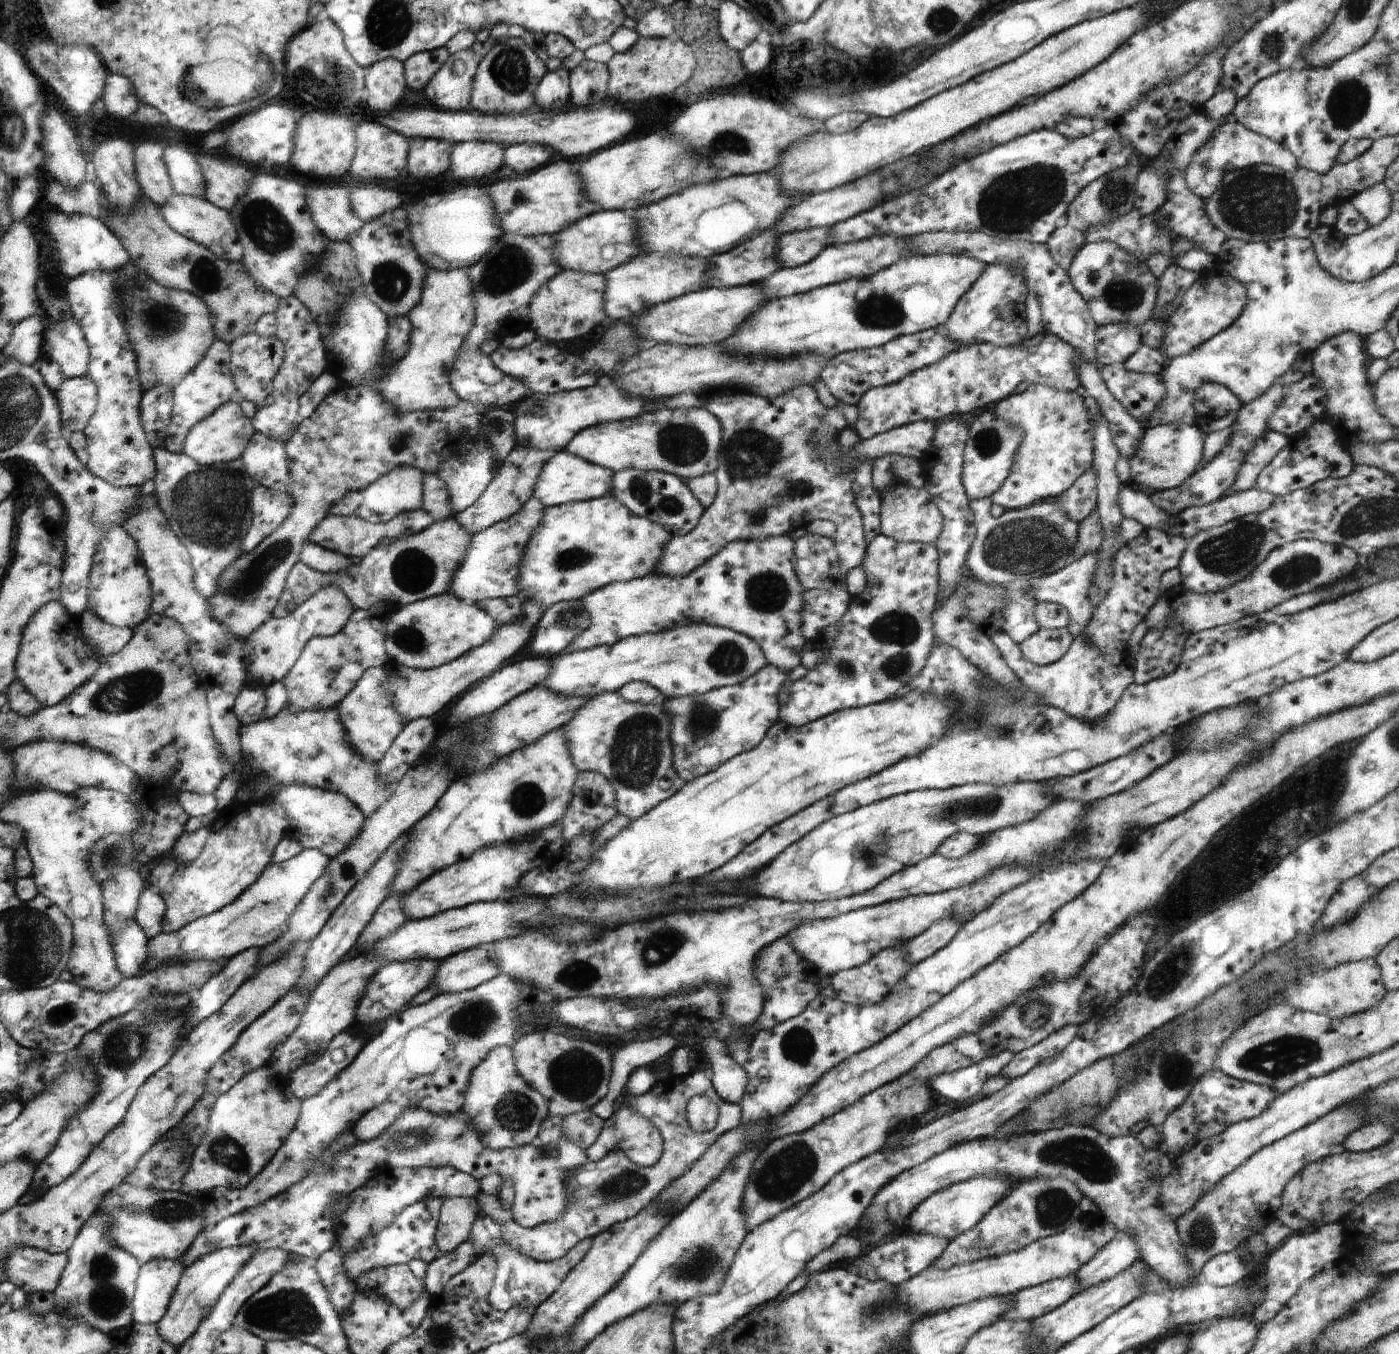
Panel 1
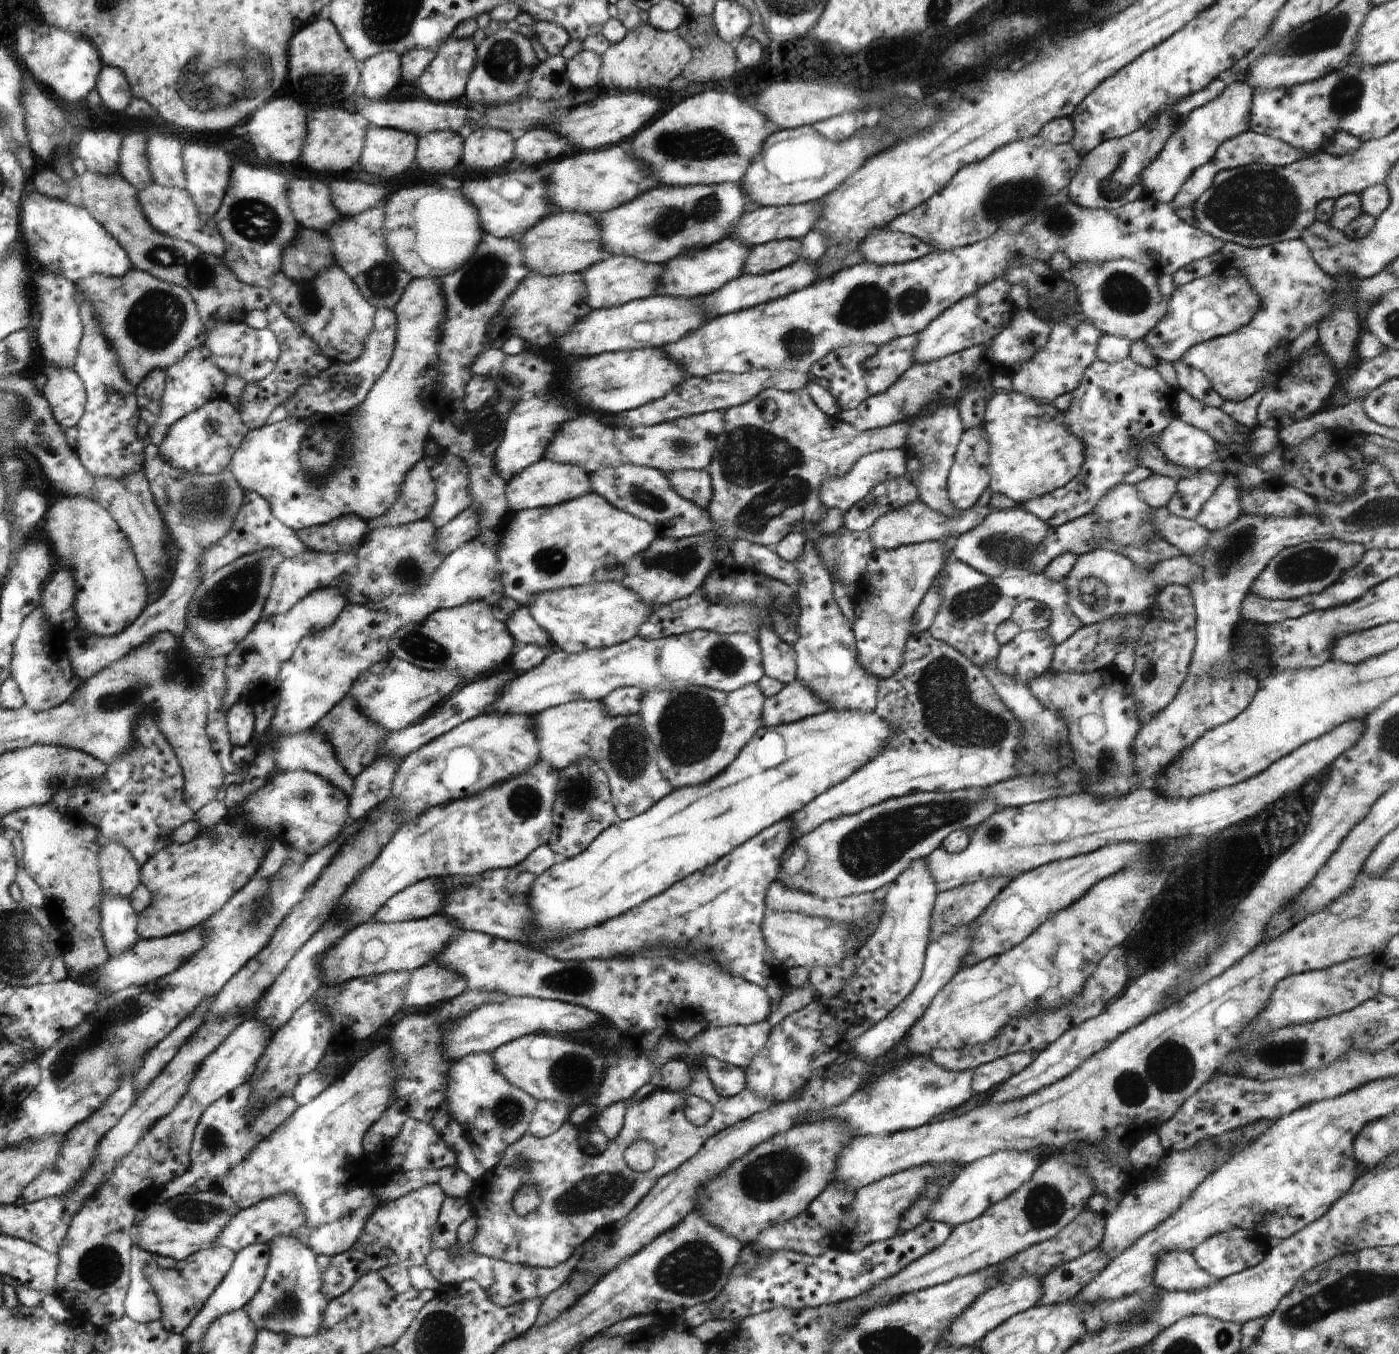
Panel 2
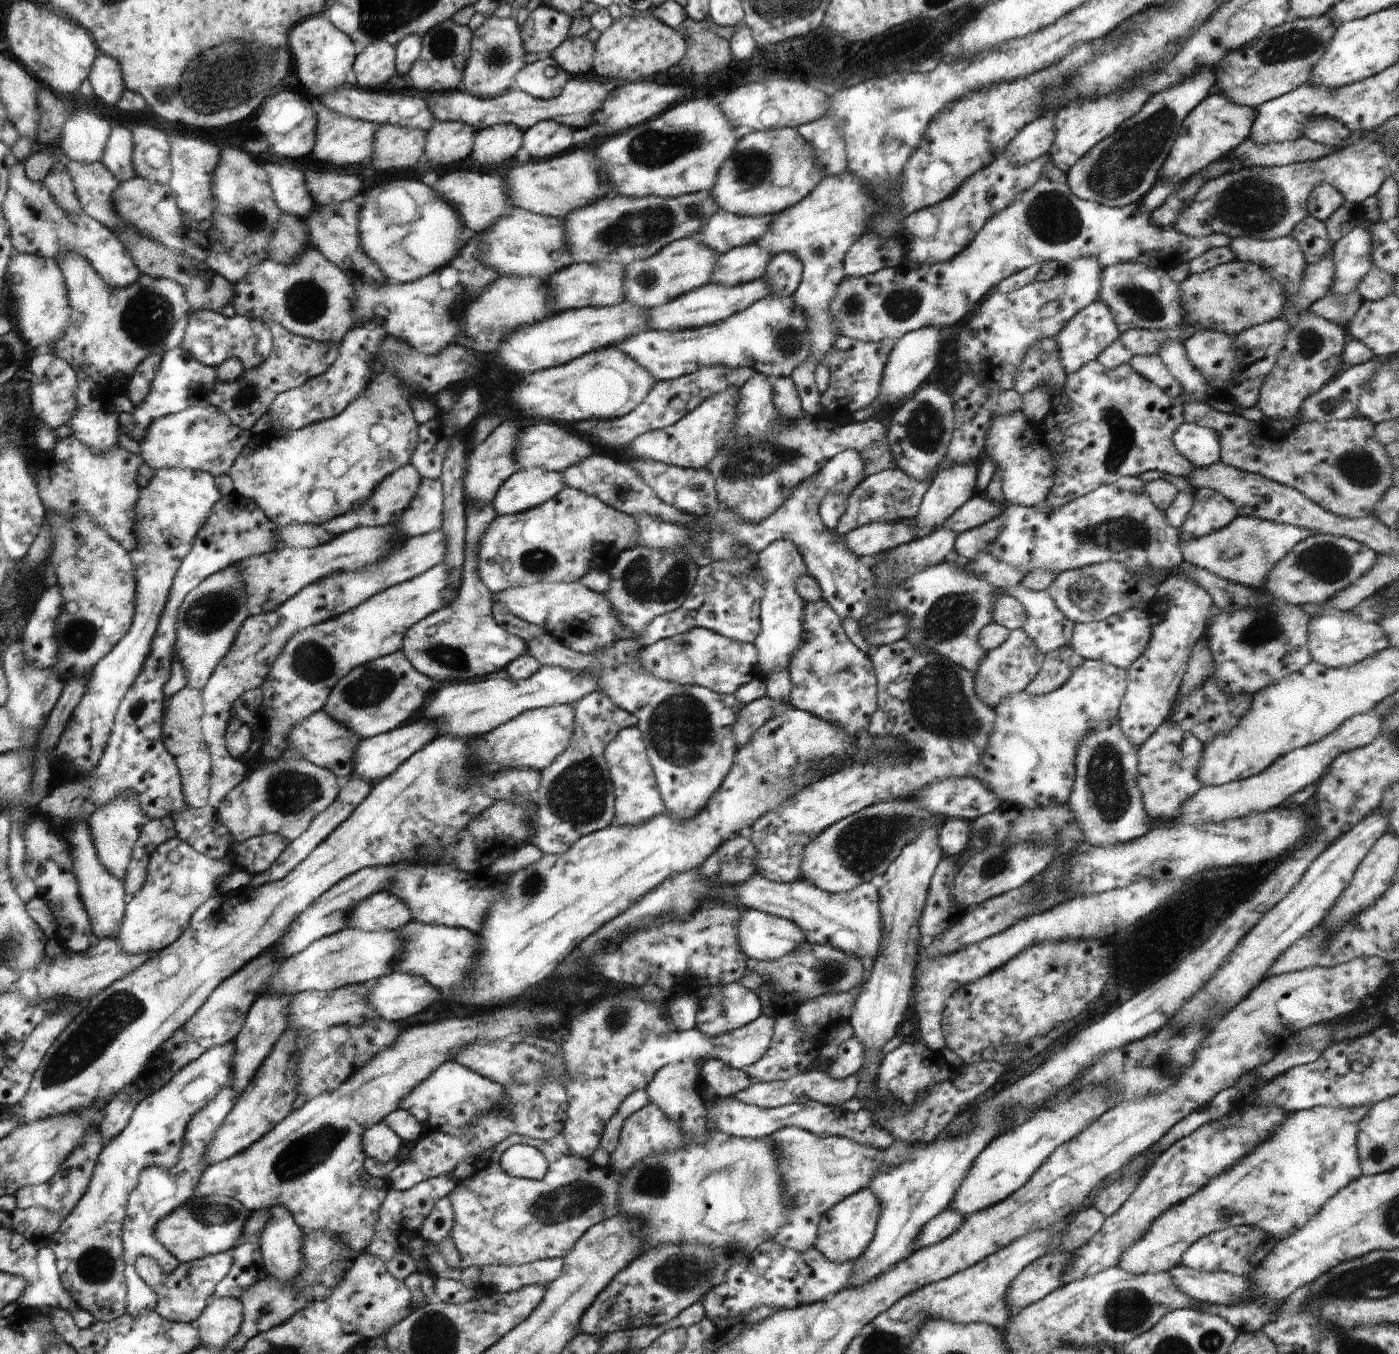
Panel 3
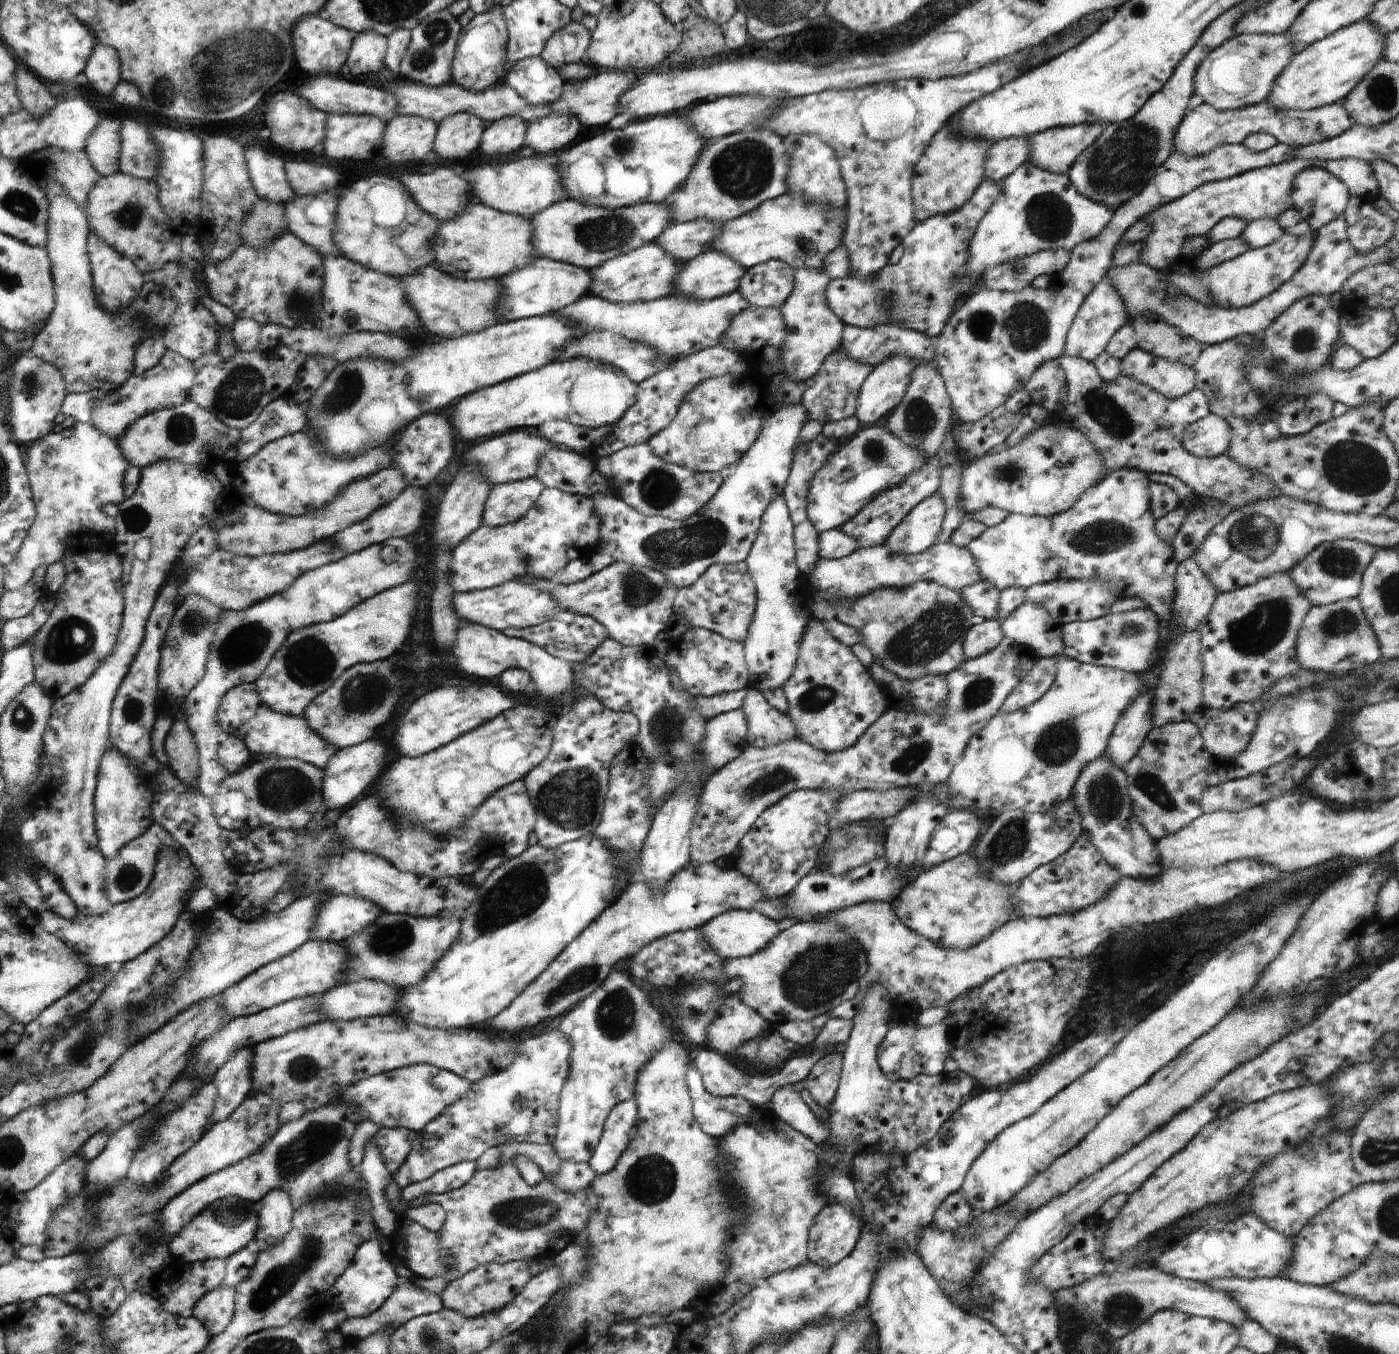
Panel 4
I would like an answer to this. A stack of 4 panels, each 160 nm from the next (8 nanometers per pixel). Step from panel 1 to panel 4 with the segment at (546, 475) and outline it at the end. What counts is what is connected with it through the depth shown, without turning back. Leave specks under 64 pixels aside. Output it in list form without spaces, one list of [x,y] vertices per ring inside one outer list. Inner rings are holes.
[[[536,477],[494,486],[485,503],[483,525],[499,527],[522,519],[535,506],[545,488]]]

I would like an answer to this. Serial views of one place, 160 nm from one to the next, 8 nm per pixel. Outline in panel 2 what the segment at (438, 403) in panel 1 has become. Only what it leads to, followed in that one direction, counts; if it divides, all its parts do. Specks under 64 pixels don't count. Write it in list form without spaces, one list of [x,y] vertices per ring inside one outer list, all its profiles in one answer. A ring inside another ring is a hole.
[[[436,277],[412,280],[393,311],[399,320],[395,354],[392,355],[392,360],[384,374],[366,395],[364,402],[352,411],[349,423],[352,428],[347,432],[352,436],[348,438],[345,436],[346,442],[352,442],[352,444],[346,444],[346,448],[342,450],[343,464],[338,460],[326,477],[306,477],[299,463],[298,454],[300,443],[306,435],[307,428],[311,426],[311,422],[290,415],[264,428],[251,429],[230,462],[229,471],[233,472],[241,487],[263,496],[269,502],[273,515],[295,531],[331,523],[340,517],[350,515],[359,516],[367,521],[384,515],[399,500],[408,474],[412,472],[420,459],[425,458],[424,440],[430,438],[429,426],[437,418],[434,390],[442,388],[439,380],[441,362],[439,349],[447,318],[447,300],[443,291],[443,280]]]

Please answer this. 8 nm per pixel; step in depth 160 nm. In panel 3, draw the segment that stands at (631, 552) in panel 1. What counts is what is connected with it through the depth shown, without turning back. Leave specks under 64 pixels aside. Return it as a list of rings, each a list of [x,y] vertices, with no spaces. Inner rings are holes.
[[[568,487],[539,507],[498,515],[481,538],[479,572],[492,593],[542,581],[574,582],[590,569],[610,572],[618,556],[638,542],[639,526],[632,515],[604,504],[599,497]]]

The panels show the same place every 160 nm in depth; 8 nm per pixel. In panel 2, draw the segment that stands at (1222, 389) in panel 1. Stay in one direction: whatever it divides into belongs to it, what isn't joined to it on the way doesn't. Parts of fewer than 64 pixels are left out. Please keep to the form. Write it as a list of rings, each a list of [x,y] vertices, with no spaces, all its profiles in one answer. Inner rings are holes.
[[[1182,360],[1175,361],[1174,368],[1180,388],[1206,406],[1221,408],[1225,400],[1214,390],[1202,371],[1189,367]]]

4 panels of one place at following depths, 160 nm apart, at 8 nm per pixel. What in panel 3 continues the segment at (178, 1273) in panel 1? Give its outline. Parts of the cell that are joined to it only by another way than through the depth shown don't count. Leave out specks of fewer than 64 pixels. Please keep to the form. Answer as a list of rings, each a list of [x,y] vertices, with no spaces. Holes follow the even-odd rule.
[[[234,1087],[220,1091],[206,1107],[200,1110],[191,1120],[184,1138],[184,1147],[180,1160],[169,1170],[158,1166],[150,1166],[141,1173],[139,1186],[131,1192],[131,1200],[127,1203],[126,1214],[122,1221],[122,1244],[124,1261],[124,1276],[128,1286],[128,1306],[126,1312],[132,1316],[146,1315],[150,1310],[154,1311],[158,1297],[153,1290],[143,1281],[143,1277],[136,1272],[135,1263],[139,1256],[148,1255],[157,1260],[164,1272],[172,1272],[179,1266],[179,1260],[155,1237],[155,1226],[162,1217],[168,1216],[176,1208],[192,1199],[197,1190],[197,1184],[203,1173],[207,1170],[207,1149],[215,1138],[219,1126],[225,1122],[227,1116],[234,1110],[235,1104],[240,1098],[239,1090]]]

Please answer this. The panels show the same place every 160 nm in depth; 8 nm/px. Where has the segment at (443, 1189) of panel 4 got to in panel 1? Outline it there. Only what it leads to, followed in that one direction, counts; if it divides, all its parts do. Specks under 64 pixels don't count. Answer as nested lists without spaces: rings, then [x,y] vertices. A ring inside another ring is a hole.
[[[434,1197],[413,1204],[399,1213],[390,1227],[379,1228],[376,1236],[370,1232],[370,1238],[366,1238],[368,1244],[362,1244],[358,1251],[343,1256],[343,1263],[346,1272],[350,1272],[350,1278],[354,1278],[355,1281],[360,1274],[378,1267],[408,1265],[412,1258],[418,1258],[427,1263],[432,1262],[440,1254],[435,1232],[442,1203],[443,1199]]]

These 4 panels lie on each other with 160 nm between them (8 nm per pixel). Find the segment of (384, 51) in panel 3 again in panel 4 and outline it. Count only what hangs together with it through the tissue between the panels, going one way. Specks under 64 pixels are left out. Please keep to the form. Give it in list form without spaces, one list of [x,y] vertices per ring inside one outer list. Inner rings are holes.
[[[372,31],[357,34],[348,55],[348,68],[358,78],[366,72],[378,72],[384,66],[384,35]]]

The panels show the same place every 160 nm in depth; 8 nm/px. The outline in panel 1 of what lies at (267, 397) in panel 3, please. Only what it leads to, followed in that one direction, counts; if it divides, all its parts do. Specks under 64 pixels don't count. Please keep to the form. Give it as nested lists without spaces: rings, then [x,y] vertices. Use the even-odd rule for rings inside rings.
[[[292,296],[292,300],[288,300],[288,297],[282,298],[281,302],[284,302],[284,308],[280,308],[280,312],[275,312],[277,320],[276,336],[284,342],[286,358],[284,358],[280,372],[276,374],[276,378],[273,378],[272,396],[276,398],[274,404],[260,406],[256,410],[254,420],[256,420],[256,428],[260,428],[262,434],[287,443],[293,438],[294,428],[298,426],[298,398],[322,374],[322,368],[326,370],[326,354],[322,358],[322,334],[320,334],[318,324],[312,320],[310,322],[304,320],[304,318],[314,318],[307,305],[294,296]]]

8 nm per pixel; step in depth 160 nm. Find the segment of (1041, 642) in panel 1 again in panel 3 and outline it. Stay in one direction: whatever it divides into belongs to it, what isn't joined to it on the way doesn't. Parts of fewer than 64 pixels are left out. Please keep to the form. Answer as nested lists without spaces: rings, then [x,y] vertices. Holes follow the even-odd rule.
[[[1023,629],[1011,630],[1009,637],[1000,646],[986,652],[974,675],[976,694],[986,704],[995,707],[1000,700],[1025,690],[1040,672],[1044,657]]]

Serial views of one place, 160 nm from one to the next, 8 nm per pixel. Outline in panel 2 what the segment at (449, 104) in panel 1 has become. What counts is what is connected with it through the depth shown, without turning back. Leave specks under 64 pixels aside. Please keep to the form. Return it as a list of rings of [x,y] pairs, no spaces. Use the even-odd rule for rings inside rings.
[[[448,39],[436,50],[436,58],[422,72],[415,84],[421,88],[426,98],[437,103],[452,102],[466,95],[467,83],[477,62],[478,48],[472,39]]]

